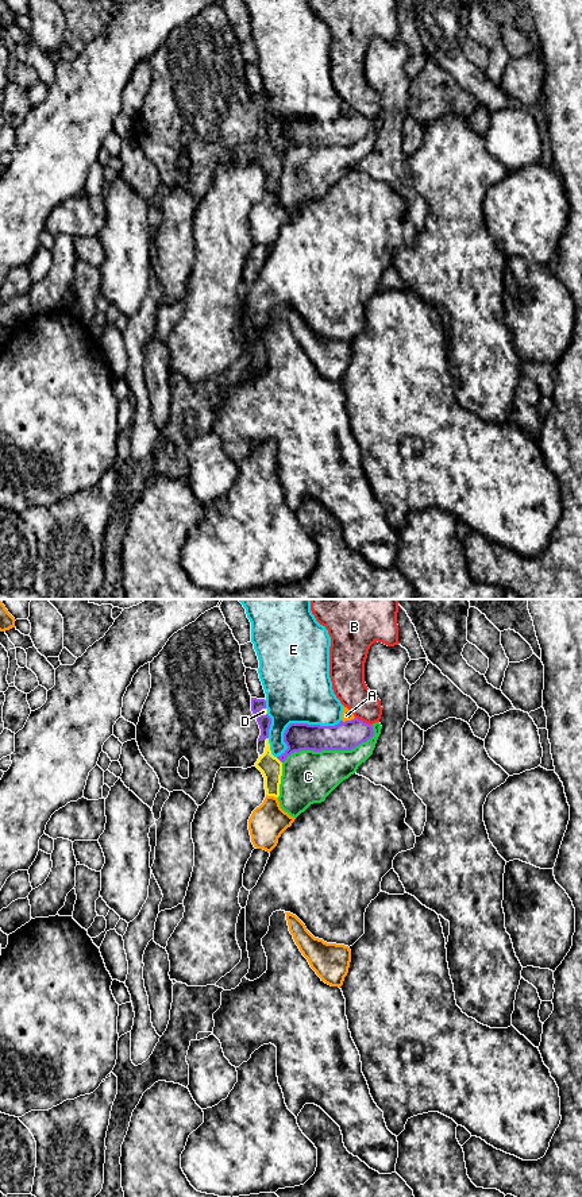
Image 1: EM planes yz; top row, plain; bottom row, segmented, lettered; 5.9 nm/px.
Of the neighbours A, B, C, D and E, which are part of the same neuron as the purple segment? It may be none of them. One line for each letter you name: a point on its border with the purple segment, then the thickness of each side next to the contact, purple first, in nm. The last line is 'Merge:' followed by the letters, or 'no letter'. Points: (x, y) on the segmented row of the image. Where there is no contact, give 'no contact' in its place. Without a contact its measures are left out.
D: contact yz (278, 759); calibres 160 and 130 nm
Merge: D

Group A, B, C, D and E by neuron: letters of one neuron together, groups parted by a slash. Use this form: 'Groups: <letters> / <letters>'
Groups: A / B / C / D / E

